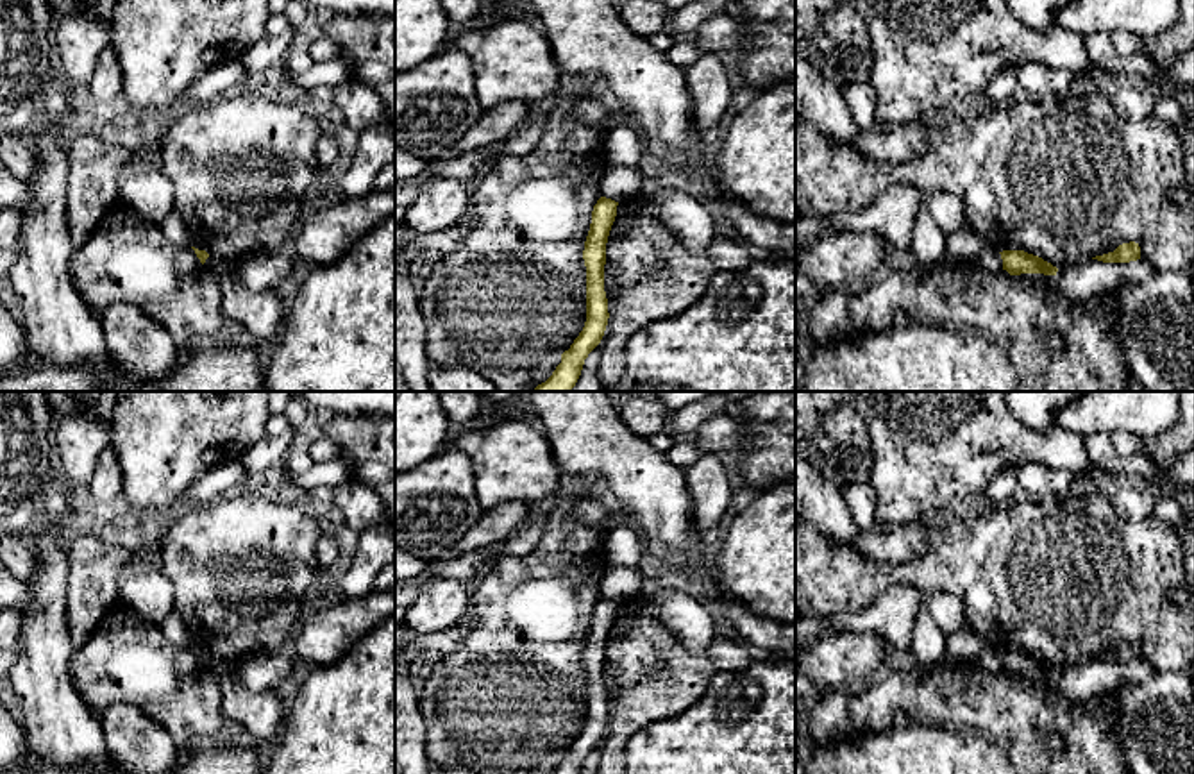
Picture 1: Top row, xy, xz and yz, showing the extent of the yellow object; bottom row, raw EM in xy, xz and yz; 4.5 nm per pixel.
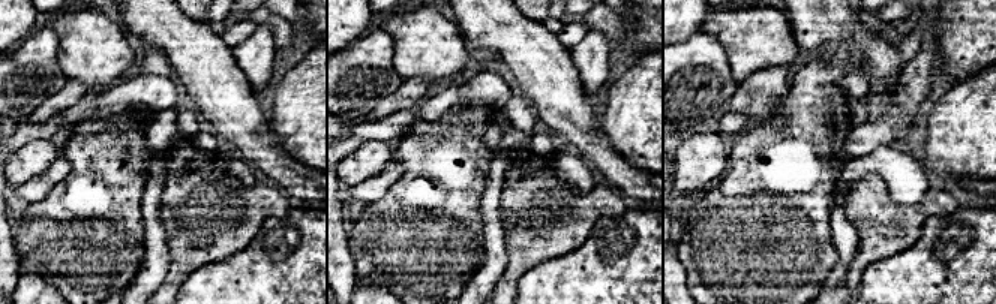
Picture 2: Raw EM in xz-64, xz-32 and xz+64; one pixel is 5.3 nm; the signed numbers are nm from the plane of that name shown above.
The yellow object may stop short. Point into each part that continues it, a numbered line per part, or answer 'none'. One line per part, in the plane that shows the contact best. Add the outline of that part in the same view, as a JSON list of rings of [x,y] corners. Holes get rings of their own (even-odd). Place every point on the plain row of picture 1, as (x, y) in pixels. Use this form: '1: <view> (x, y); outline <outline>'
none

